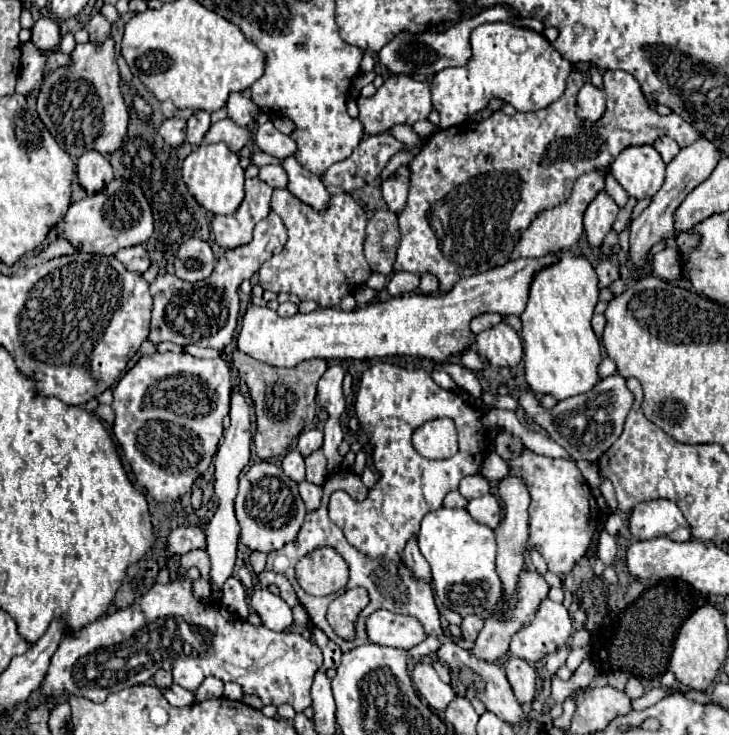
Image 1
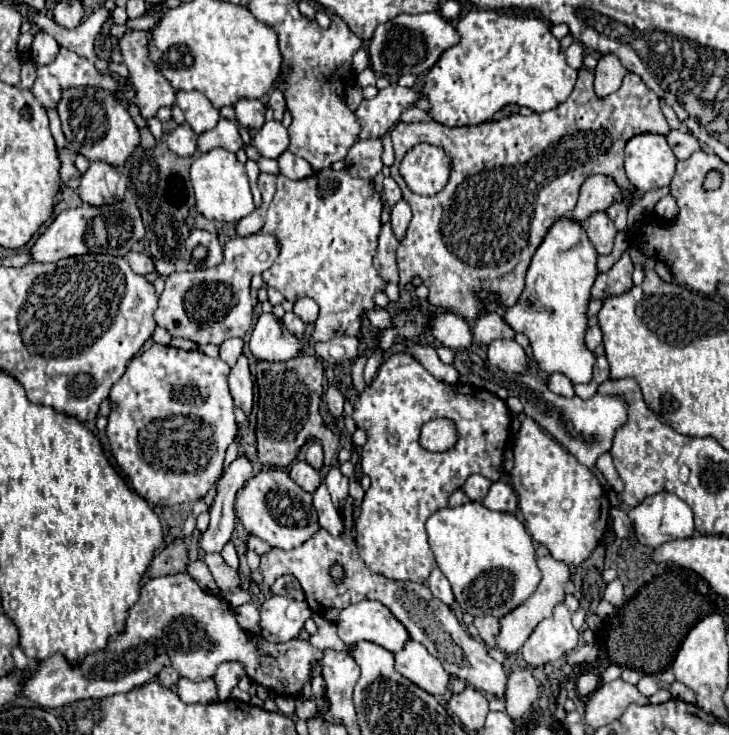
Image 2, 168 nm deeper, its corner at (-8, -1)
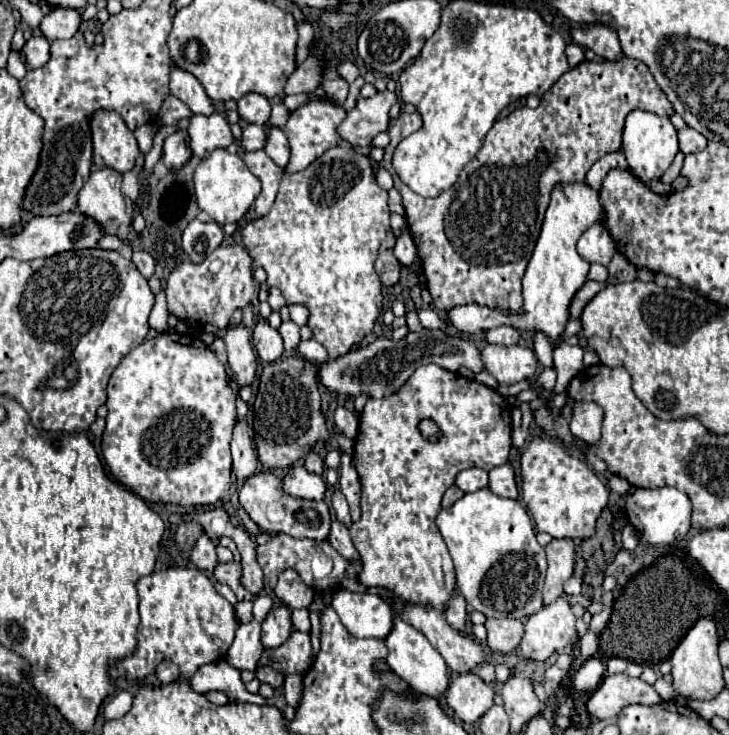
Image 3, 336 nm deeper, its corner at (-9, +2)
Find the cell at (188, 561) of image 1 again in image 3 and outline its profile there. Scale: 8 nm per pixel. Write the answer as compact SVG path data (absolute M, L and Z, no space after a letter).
M237 561L217 563L215 569L213 569L213 579L217 583L229 585L239 601L251 601L253 599L253 595L241 583L241 563L237 563Z

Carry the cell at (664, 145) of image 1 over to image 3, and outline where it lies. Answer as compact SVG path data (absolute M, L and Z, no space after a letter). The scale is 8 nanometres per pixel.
M689 127L679 129L679 131L677 131L677 137L679 137L679 149L681 149L681 153L685 153L685 155L697 153L697 151L705 149L705 145L707 145L707 139L705 139L701 133L697 133L697 131L689 129Z

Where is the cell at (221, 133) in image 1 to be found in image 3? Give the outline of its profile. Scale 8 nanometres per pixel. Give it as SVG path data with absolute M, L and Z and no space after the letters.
M213 113L209 117L193 115L187 129L189 145L197 157L207 157L217 147L229 147L235 139L225 115Z

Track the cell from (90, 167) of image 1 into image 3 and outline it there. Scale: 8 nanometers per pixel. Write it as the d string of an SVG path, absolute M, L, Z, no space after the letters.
M107 169L93 171L87 183L79 191L79 209L101 221L105 229L109 229L111 235L117 233L121 225L131 223L131 201L129 201L129 213L123 193L111 183Z

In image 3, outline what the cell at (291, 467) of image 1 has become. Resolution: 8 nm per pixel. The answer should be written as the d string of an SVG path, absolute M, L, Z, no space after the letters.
M295 463L287 471L287 475L283 477L283 489L285 489L285 493L289 493L293 497L321 501L327 485L325 485L325 479L321 475L307 471L301 463Z

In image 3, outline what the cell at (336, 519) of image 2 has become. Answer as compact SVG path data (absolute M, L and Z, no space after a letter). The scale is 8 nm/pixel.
M337 519L331 521L331 531L329 531L329 537L327 537L327 539L329 539L331 547L333 547L337 553L341 553L347 561L357 561L357 559L359 559L359 553L357 553L357 549L353 547L349 529L347 529L341 521L337 521Z

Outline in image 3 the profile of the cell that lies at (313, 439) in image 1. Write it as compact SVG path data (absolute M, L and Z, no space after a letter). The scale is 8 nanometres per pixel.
M311 451L311 453L305 457L303 465L305 465L309 471L317 473L317 475L321 475L321 473L323 473L323 459L321 459L321 457L319 457L319 453L315 453L315 451Z

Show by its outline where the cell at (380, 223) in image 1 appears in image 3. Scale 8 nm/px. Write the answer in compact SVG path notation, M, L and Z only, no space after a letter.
M389 229L385 241L383 241L381 247L379 247L379 257L377 257L377 261L375 261L375 271L379 273L381 283L387 285L387 287L397 285L399 279L401 279L401 271L403 271L403 265L401 265L401 263L397 261L397 257L393 255L393 245L395 245L395 235L393 235L393 231Z

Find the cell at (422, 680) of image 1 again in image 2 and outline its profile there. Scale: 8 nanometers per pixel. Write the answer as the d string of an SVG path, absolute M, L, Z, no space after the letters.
M408 640L408 644L394 654L394 668L432 696L442 696L448 690L450 674L442 668L440 660L416 640Z

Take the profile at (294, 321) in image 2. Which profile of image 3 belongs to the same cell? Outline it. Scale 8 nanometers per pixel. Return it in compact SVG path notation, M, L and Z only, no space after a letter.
M285 321L285 323L281 323L281 327L279 327L279 333L281 333L281 337L283 337L283 343L285 343L285 357L289 357L289 355L293 355L295 353L295 347L299 345L299 331L301 331L301 327L299 325L295 325L293 321Z

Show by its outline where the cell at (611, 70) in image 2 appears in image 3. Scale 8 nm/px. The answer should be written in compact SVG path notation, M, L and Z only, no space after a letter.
M589 25L583 29L575 29L571 31L571 39L575 39L575 43L579 43L581 47L595 51L595 55L605 61L615 63L623 59L617 35L611 29L605 29L605 25Z

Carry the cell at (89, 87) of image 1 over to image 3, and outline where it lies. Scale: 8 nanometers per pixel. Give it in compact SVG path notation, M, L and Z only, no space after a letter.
M97 109L89 117L93 139L93 163L119 173L131 171L139 155L137 139L123 117L111 109Z

